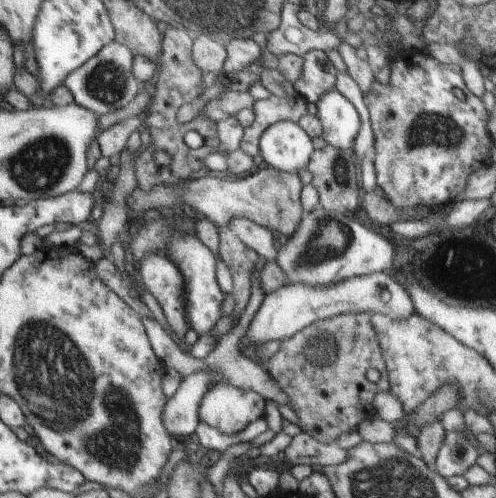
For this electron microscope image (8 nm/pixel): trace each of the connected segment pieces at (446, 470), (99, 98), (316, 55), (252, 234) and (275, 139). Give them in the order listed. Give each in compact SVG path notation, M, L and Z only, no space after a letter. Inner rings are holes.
M446 433L445 441L440 447L435 460L435 471L445 479L463 472L476 463L480 455L477 449L464 433Z
M114 40L101 48L100 52L97 52L76 70L66 75L63 85L70 91L78 106L91 110L100 117L114 112L114 110L130 104L143 85L132 72L134 57L130 50L126 48L126 45Z
M320 49L309 50L303 59L302 74L292 84L292 89L308 103L315 103L322 93L335 88L337 70L326 55L326 51Z
M246 215L234 217L230 222L230 227L251 249L259 255L262 254L268 262L274 262L278 250L274 231L250 220L250 217Z
M278 121L260 137L264 165L294 172L308 165L315 148L308 133L294 121Z

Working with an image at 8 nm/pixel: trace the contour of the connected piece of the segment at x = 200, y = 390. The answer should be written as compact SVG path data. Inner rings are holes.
M202 371L190 373L180 383L176 393L167 399L167 403L163 406L161 414L161 421L163 427L169 432L169 435L174 442L179 440L183 436L194 437L196 427L198 426L199 420L199 406L201 400L204 398L206 392L212 388L213 383L210 380L210 376Z

